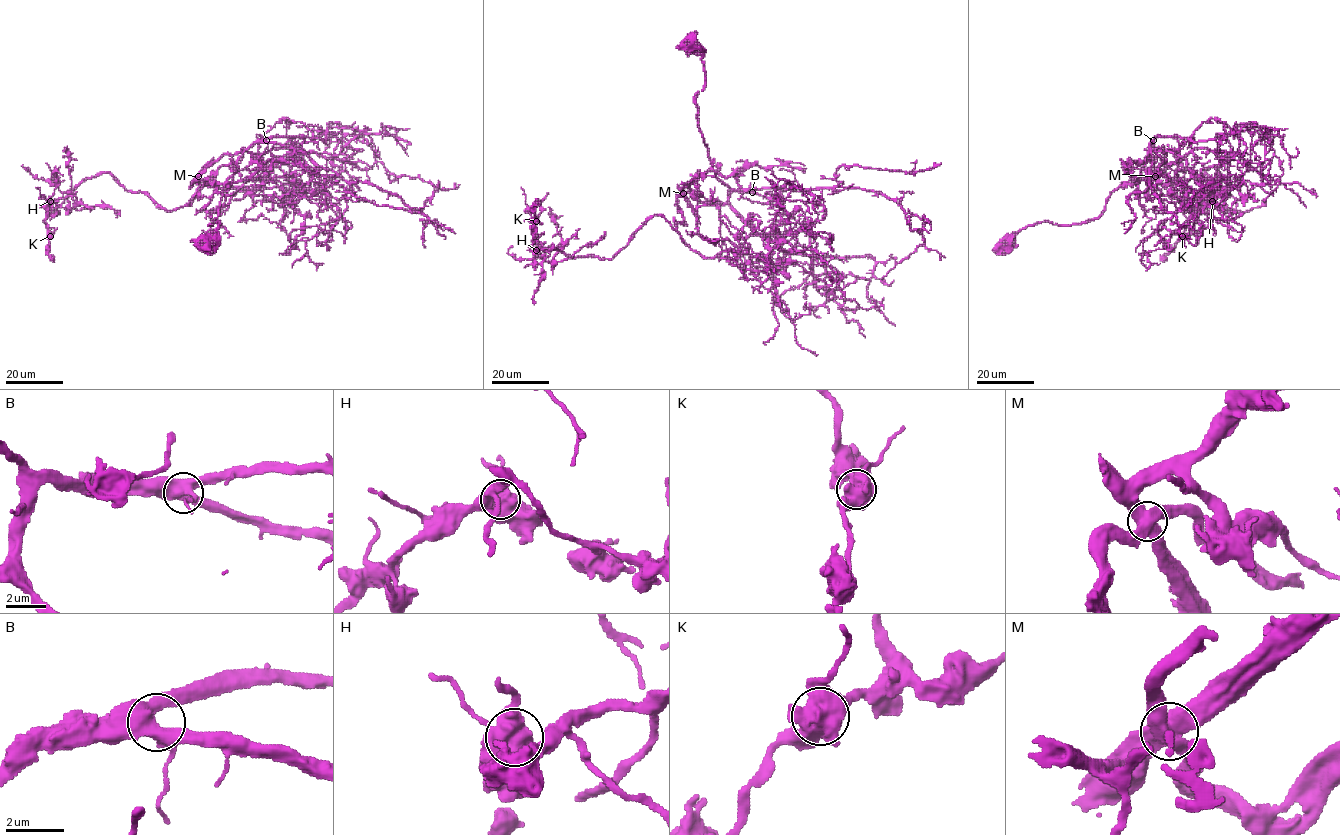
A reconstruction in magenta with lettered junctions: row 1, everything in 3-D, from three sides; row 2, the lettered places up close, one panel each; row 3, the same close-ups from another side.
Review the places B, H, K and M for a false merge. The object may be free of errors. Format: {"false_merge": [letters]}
{"false_merge": ["M"]}

